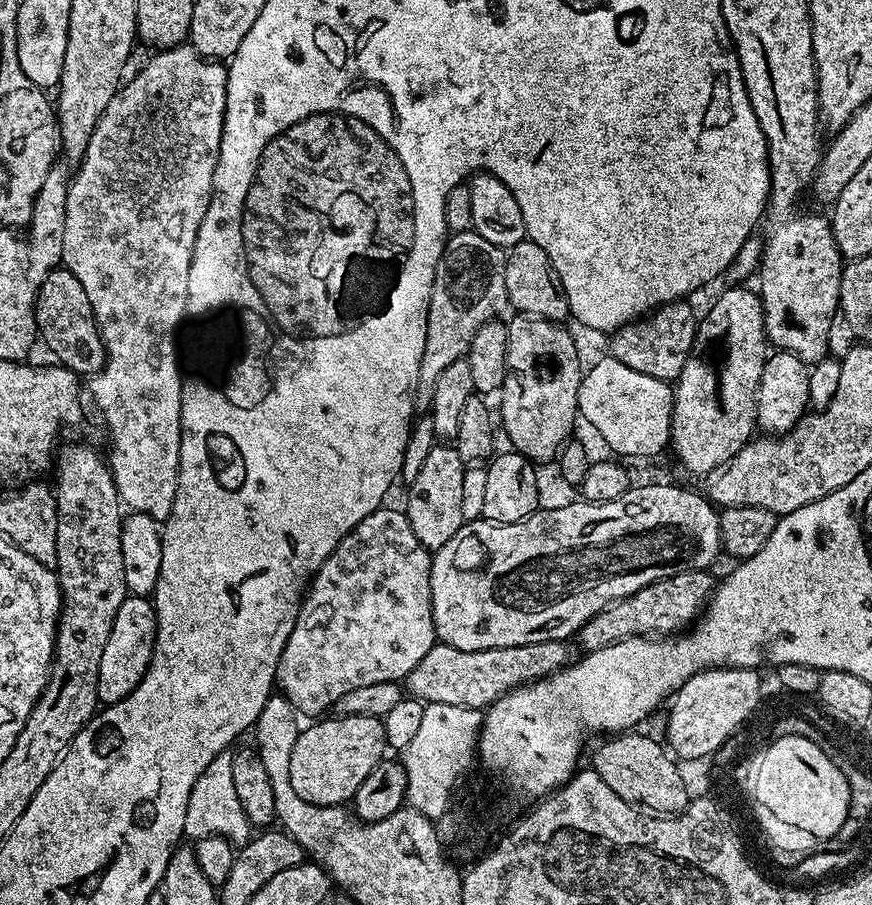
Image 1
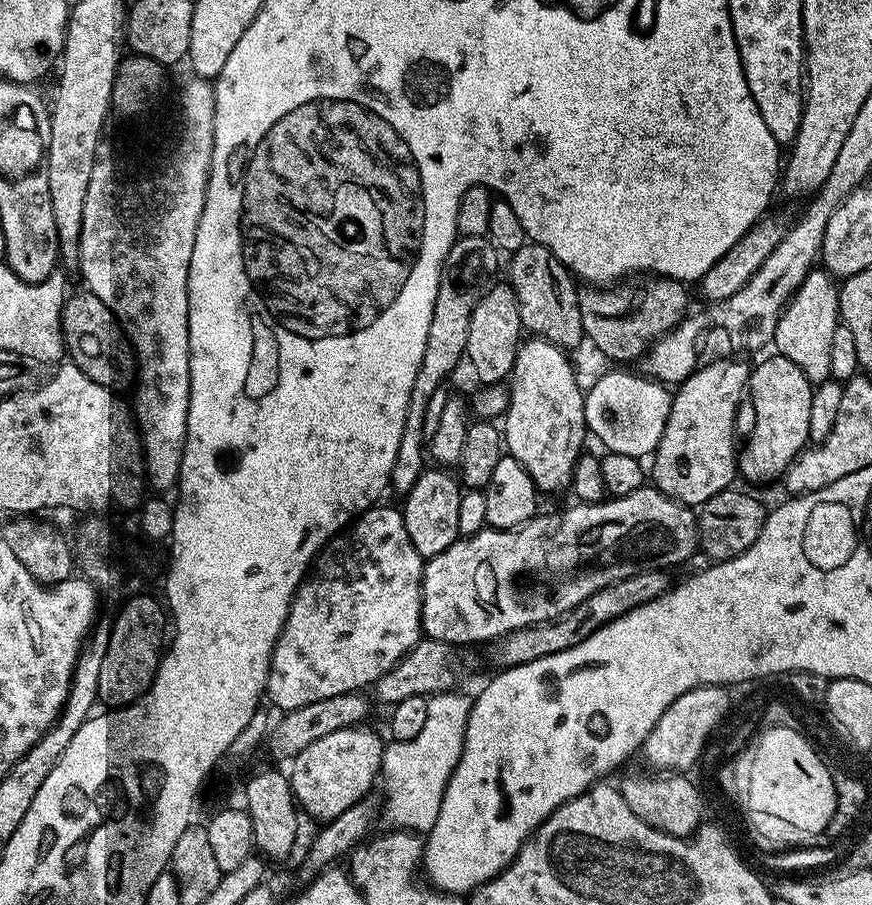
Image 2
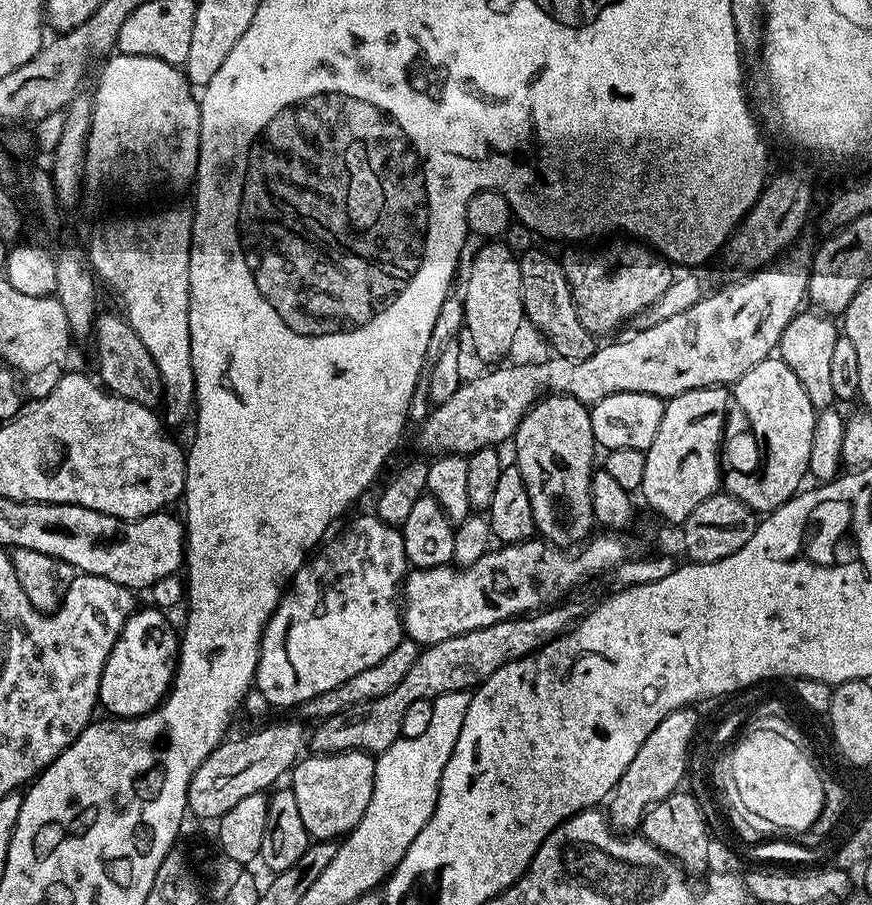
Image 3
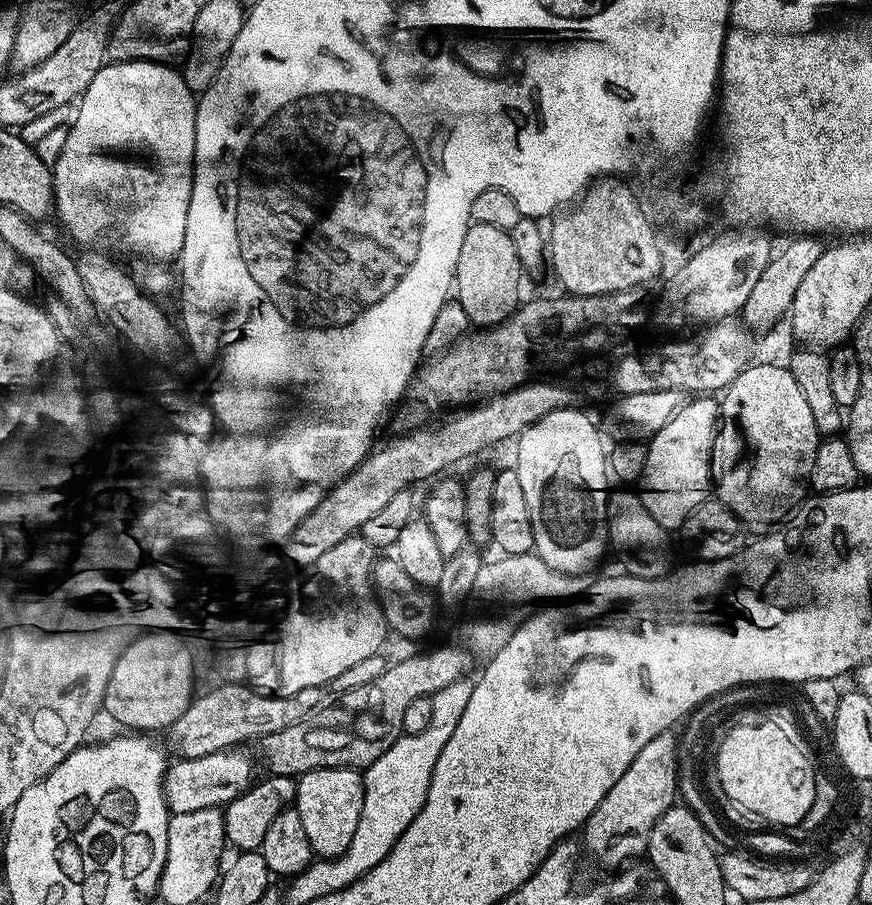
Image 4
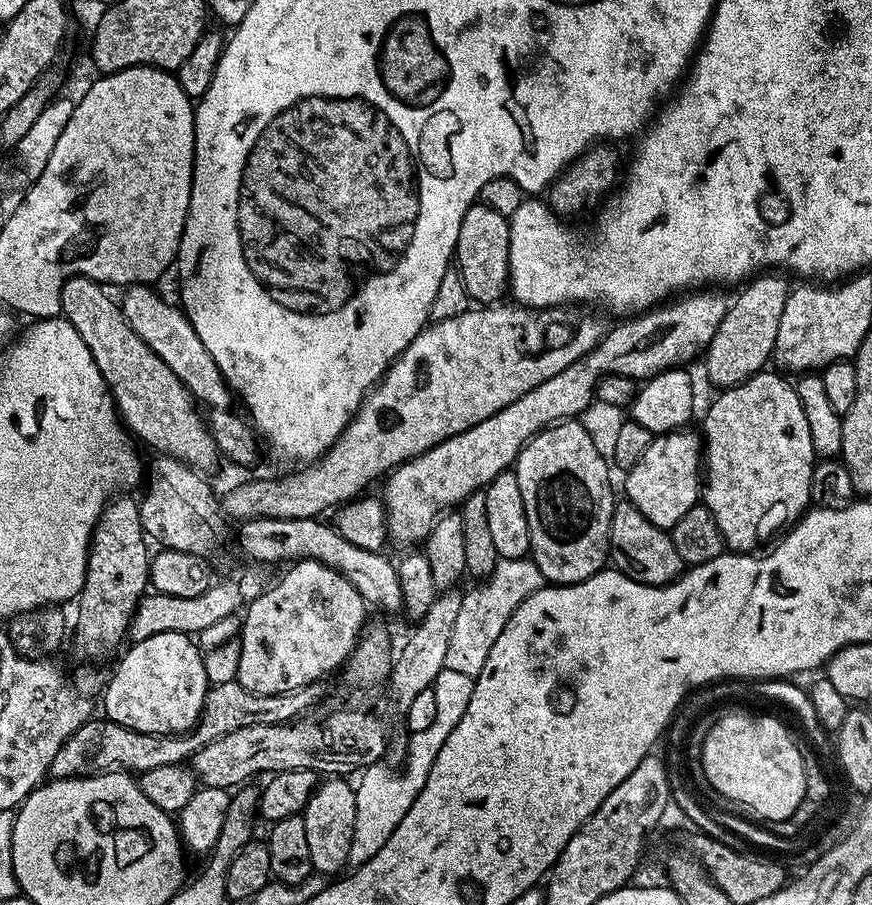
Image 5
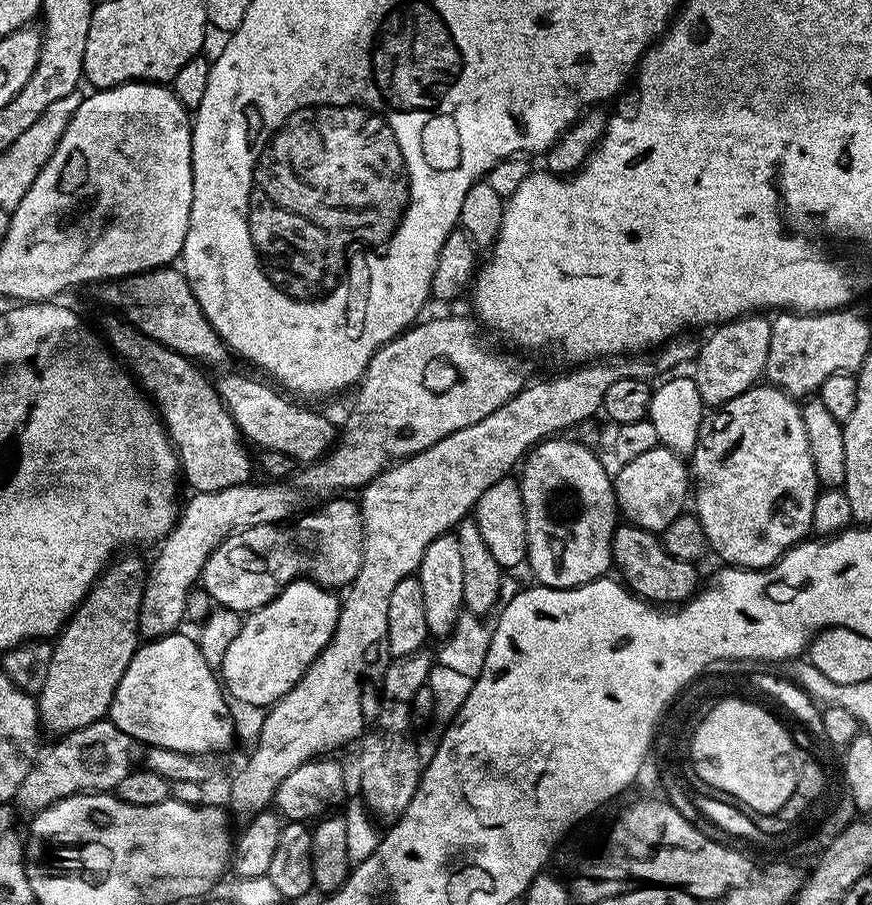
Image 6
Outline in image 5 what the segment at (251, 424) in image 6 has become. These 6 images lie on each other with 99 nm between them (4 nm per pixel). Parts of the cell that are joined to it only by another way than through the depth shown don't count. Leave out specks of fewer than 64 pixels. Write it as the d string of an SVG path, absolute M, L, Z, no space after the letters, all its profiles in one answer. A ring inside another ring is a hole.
M133 284L123 289L124 300L121 299L119 305L130 330L134 330L134 334L138 334L138 338L142 338L142 342L146 342L146 346L154 350L154 354L158 354L166 366L170 366L193 400L201 405L208 404L209 409L231 409L234 393L224 381L224 375L218 370L214 358L210 358L206 346L202 346L198 334L194 334L194 326L175 303L172 305L170 301L163 300L156 290L146 284Z

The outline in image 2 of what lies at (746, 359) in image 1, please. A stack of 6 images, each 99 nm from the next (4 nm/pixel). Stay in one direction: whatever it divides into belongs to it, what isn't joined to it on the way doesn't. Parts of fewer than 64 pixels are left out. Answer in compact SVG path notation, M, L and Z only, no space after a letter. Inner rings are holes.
M716 360L713 364L704 362L675 389L666 430L650 460L650 480L659 492L665 492L671 500L680 504L699 506L714 494L733 487L732 479L738 476L736 411L740 408L740 399L743 396L745 399L749 375L749 365L744 365L740 360Z

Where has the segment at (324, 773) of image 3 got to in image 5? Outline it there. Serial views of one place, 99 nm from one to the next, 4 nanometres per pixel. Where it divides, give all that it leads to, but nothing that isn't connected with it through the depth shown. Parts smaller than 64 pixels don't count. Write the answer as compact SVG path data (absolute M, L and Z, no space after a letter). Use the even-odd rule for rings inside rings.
M344 778L325 780L328 780L325 784L324 781L317 783L302 815L306 822L306 842L310 849L312 871L325 878L332 878L349 867L350 842L354 838L356 817L356 789L351 783L347 784Z

